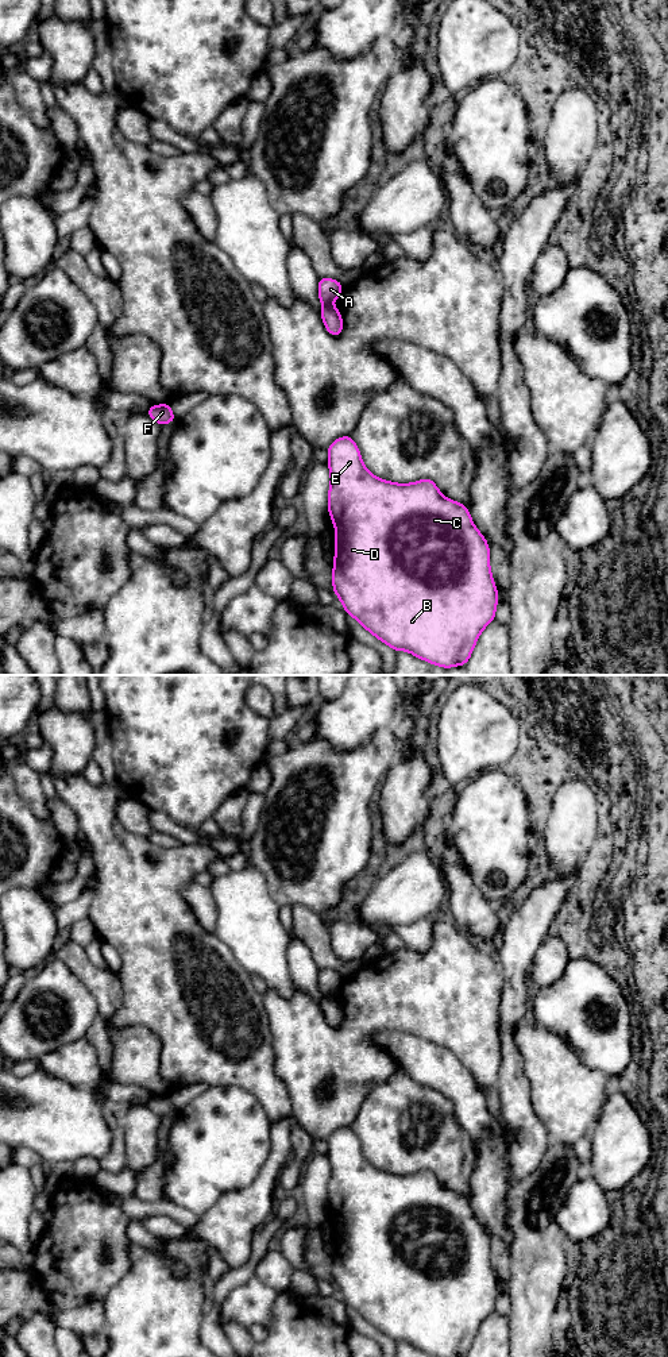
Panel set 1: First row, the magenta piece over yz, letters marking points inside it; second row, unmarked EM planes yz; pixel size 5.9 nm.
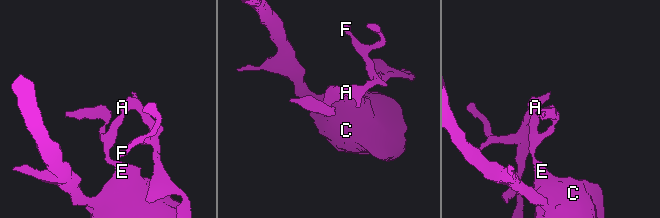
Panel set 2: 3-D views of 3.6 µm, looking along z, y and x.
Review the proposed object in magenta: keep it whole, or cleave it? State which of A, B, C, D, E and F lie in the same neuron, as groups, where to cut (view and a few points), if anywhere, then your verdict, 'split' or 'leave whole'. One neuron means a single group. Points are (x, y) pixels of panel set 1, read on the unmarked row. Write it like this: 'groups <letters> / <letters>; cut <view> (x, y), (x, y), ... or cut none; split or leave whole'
groups A F / B C D E; cut yz (324, 997), (329, 998); split

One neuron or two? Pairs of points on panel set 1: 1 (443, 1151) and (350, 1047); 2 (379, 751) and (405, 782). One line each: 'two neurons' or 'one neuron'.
1: two neurons
2: two neurons

